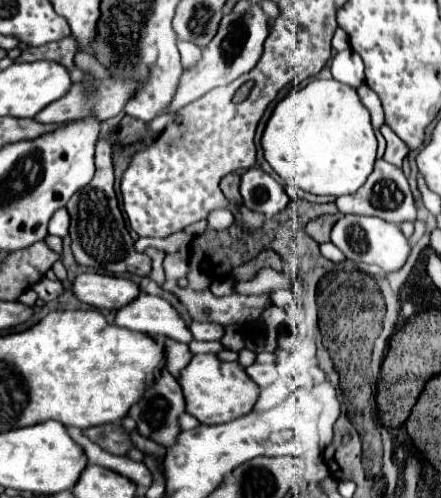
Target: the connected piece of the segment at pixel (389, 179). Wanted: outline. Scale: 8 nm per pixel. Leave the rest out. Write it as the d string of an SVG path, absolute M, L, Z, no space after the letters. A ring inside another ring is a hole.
M379 158L375 162L375 170L369 174L367 182L355 194L339 196L335 203L326 204L337 206L341 214L377 214L379 218L383 218L387 222L395 222L395 224L401 224L407 220L413 222L415 214L417 214L415 202L413 202L413 196L411 196L411 190L409 190L409 184L407 184L403 170L399 166L391 166L383 158Z

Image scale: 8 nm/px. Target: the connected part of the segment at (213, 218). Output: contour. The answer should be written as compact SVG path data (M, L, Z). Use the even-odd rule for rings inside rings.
M215 210L209 214L207 224L211 230L227 230L233 224L233 216L227 210Z

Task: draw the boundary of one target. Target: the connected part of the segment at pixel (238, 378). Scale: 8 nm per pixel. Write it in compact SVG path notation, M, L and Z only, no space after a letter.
M195 354L191 362L181 370L177 380L183 390L185 410L195 416L201 424L225 424L243 414L249 414L259 398L257 384L247 378L239 362L221 362L217 354Z

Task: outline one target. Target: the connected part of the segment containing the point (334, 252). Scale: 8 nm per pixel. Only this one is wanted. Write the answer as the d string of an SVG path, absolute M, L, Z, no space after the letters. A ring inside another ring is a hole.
M323 242L323 244L319 244L319 246L321 246L321 254L323 254L327 260L331 260L331 262L343 262L343 260L345 260L343 252L341 252L335 244Z

